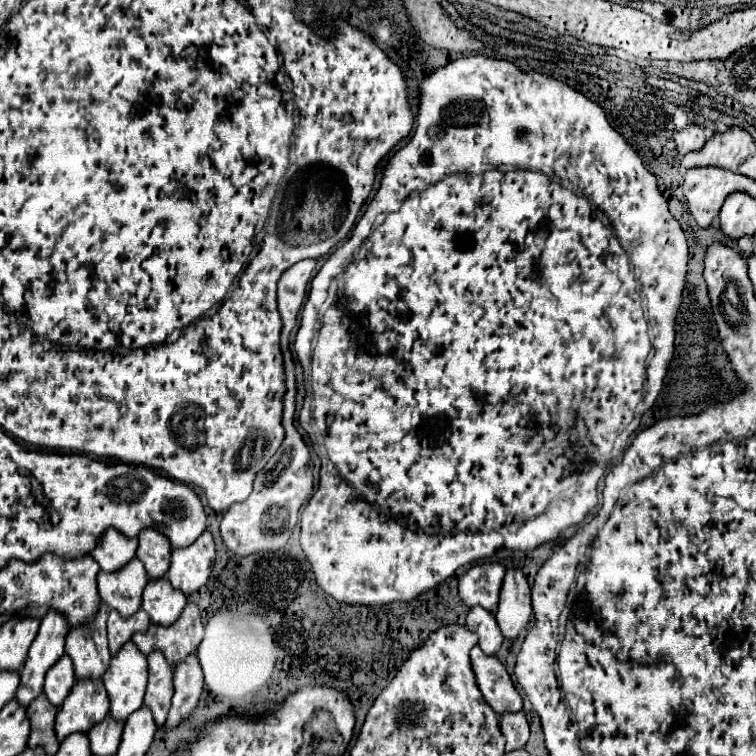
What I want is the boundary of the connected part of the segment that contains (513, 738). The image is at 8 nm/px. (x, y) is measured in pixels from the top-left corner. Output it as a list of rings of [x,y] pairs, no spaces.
[[[522,711],[502,715],[500,729],[502,729],[504,737],[506,737],[506,751],[522,749],[526,745],[528,737],[530,737],[528,721],[526,721],[526,715]]]

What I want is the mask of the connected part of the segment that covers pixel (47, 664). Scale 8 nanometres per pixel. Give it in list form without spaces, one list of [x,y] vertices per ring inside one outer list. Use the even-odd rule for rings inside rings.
[[[46,615],[42,619],[38,635],[28,651],[28,659],[24,661],[24,667],[20,669],[20,685],[16,689],[16,703],[20,703],[20,707],[28,707],[42,693],[46,671],[64,655],[64,635],[66,633],[68,633],[68,627],[64,627],[64,619],[60,619],[60,615]]]

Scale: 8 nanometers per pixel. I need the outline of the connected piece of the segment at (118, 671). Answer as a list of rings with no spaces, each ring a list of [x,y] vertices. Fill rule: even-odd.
[[[130,641],[124,645],[108,671],[104,673],[104,687],[110,697],[110,717],[116,721],[126,721],[130,713],[142,707],[144,687],[148,677],[146,657],[136,651],[136,645]]]

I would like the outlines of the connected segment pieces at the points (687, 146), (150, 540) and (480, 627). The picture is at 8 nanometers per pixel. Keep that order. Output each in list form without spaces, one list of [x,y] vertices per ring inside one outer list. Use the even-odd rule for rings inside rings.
[[[688,125],[686,129],[682,129],[680,133],[674,133],[674,141],[678,147],[678,153],[684,157],[690,151],[700,151],[706,143],[702,127],[698,125]]]
[[[142,531],[138,535],[138,551],[136,557],[144,563],[146,573],[150,579],[160,579],[166,577],[166,571],[170,567],[170,553],[172,547],[168,547],[168,539],[164,539],[164,535],[160,535],[158,531]]]
[[[472,607],[470,613],[466,615],[466,627],[468,627],[468,631],[472,631],[480,637],[478,645],[486,655],[496,655],[498,653],[504,637],[498,629],[494,613],[484,611],[482,607]]]

